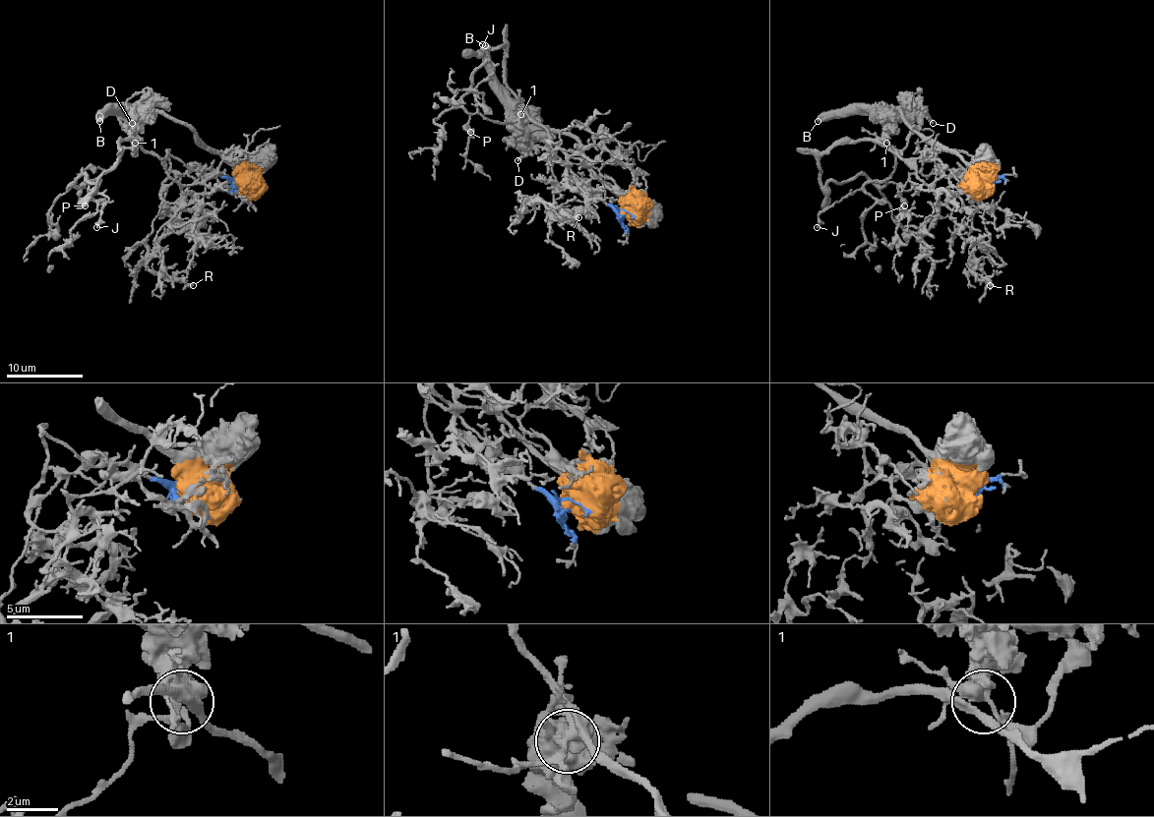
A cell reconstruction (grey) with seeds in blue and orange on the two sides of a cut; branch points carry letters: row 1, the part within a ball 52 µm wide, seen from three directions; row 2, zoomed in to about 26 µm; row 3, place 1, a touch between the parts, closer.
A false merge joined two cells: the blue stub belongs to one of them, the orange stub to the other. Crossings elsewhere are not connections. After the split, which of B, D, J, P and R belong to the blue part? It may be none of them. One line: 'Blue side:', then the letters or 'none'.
Blue side: J, P, R

